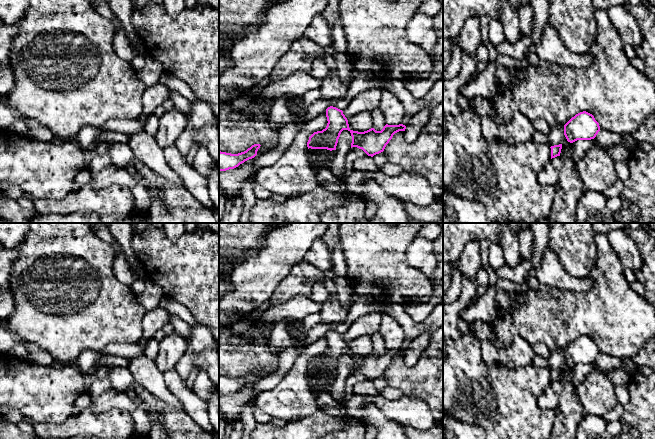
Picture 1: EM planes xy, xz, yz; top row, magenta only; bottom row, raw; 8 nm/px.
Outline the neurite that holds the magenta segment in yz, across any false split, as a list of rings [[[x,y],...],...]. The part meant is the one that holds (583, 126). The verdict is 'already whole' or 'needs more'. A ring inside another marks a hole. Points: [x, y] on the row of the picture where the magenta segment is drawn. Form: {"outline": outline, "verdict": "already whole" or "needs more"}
{"outline": [[[586,111],[576,114],[564,125],[564,135],[570,143],[594,139],[599,131],[599,123]]], "verdict": "already whole"}

